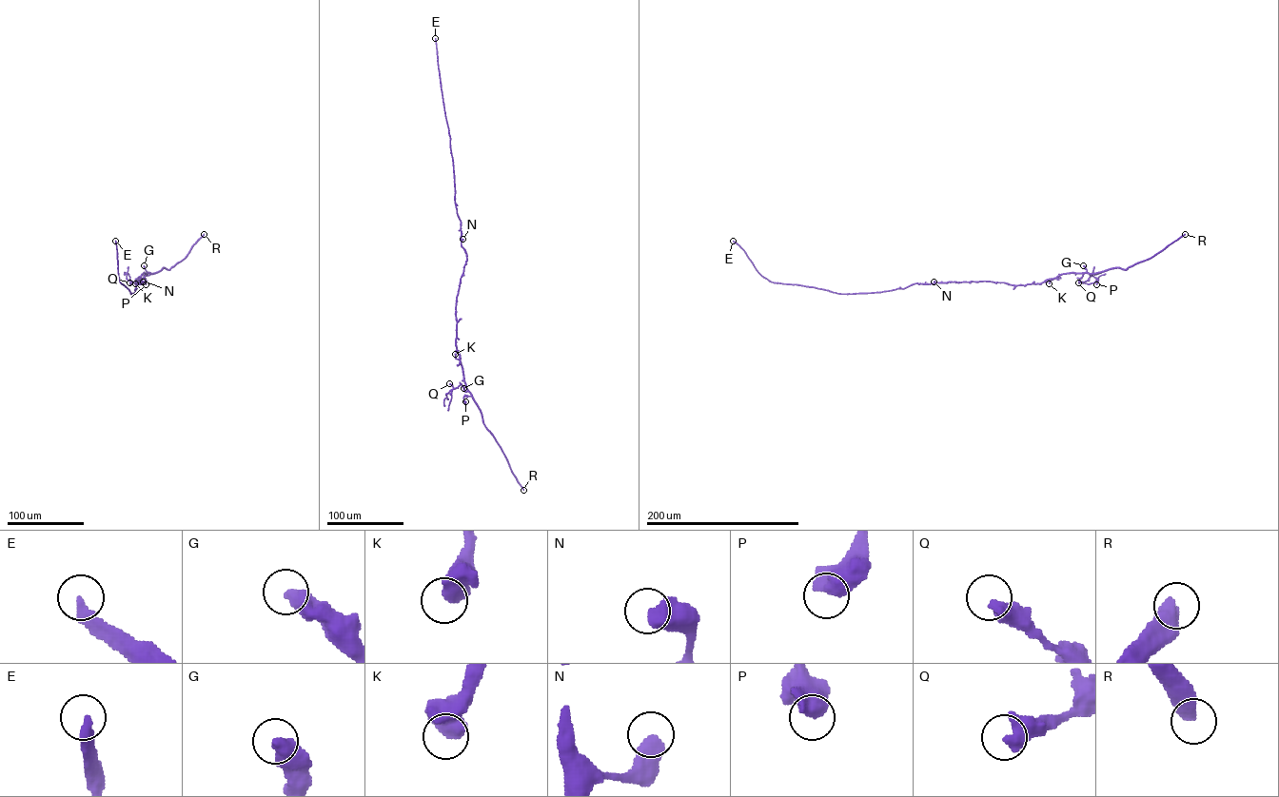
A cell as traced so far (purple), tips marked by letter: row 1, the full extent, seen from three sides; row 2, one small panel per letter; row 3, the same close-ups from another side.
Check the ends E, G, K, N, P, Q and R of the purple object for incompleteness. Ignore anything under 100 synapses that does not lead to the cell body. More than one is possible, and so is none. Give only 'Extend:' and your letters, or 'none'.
Extend: E

